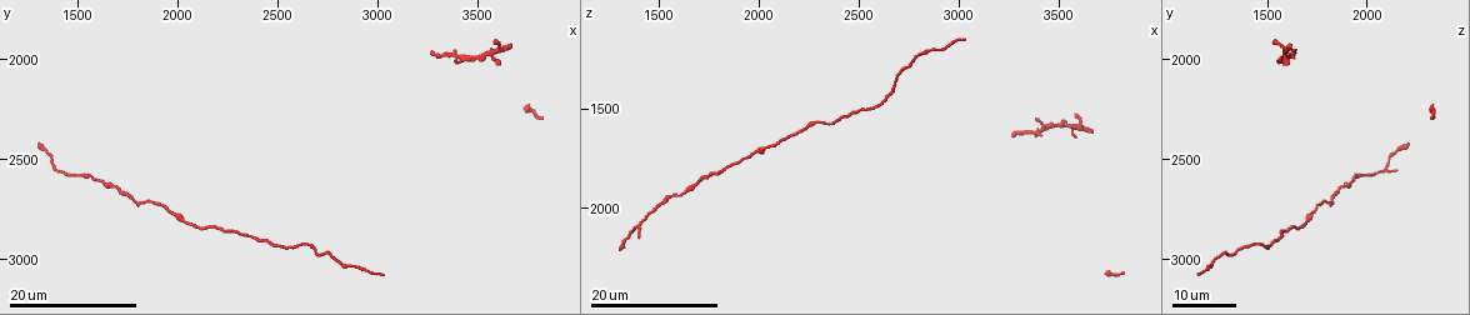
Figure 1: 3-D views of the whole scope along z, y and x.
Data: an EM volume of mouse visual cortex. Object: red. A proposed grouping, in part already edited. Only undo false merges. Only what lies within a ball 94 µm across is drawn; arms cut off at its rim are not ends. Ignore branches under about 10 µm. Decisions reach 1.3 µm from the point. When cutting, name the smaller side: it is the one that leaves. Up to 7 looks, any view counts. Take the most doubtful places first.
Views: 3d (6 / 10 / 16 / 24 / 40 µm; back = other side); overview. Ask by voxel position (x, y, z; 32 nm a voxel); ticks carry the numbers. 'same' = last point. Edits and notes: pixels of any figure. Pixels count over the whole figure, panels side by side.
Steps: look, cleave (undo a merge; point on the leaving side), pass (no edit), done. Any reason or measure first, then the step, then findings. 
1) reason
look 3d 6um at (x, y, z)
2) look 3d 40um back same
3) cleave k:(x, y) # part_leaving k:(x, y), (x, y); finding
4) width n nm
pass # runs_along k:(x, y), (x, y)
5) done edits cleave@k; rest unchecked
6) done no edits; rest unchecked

look 3d 24um at (2680, 2930, 1410)

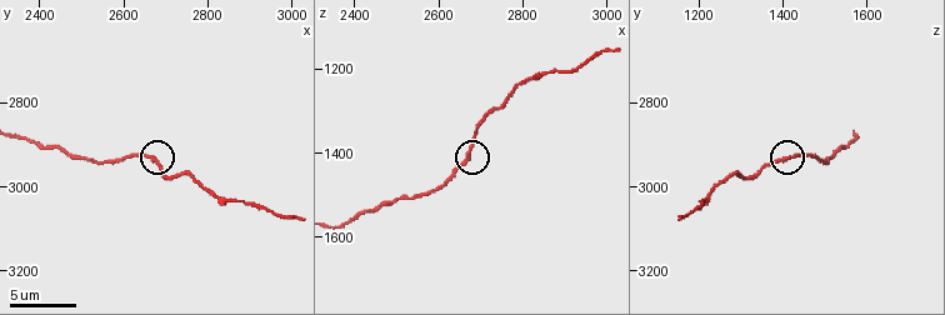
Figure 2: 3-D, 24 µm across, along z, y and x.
look 3d 6um at (2665, 2935, 1420)

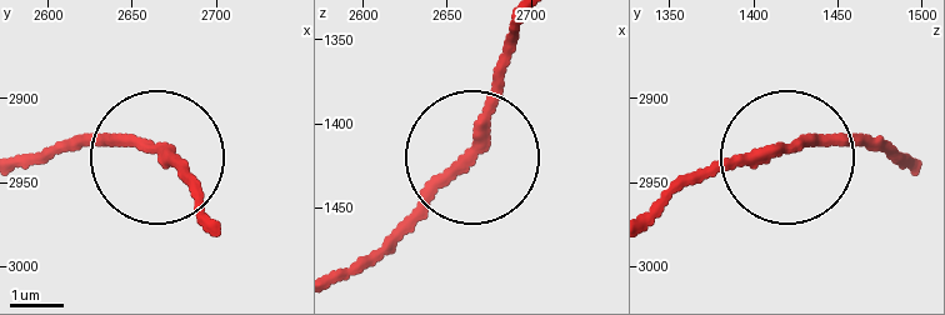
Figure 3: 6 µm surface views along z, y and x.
side_arm 51 um
pass # continuous, no second neuron

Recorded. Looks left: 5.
thick turns thin
look 3d 24um at (1960, 2770, 1710)

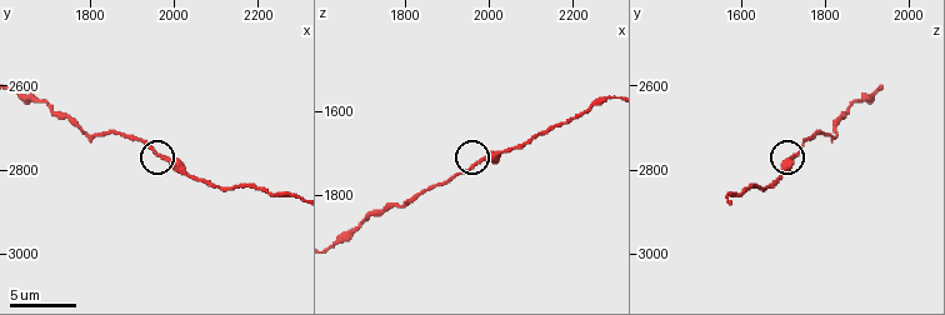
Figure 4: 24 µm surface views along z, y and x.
zoom in
look 3d 10um at (1970, 2775, 1720)

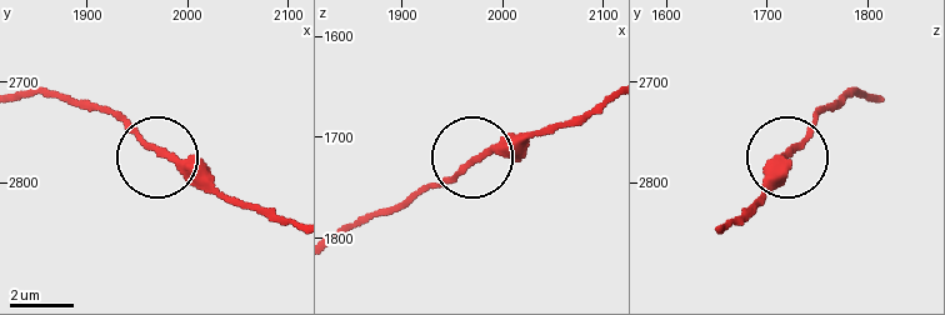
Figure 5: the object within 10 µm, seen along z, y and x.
pass # runs_along 5:(288, 219), (199, 189), (105, 109); continuous, no second neuron

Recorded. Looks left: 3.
sudden change in width
look 3d 24um at (1510, 2580, 1980)

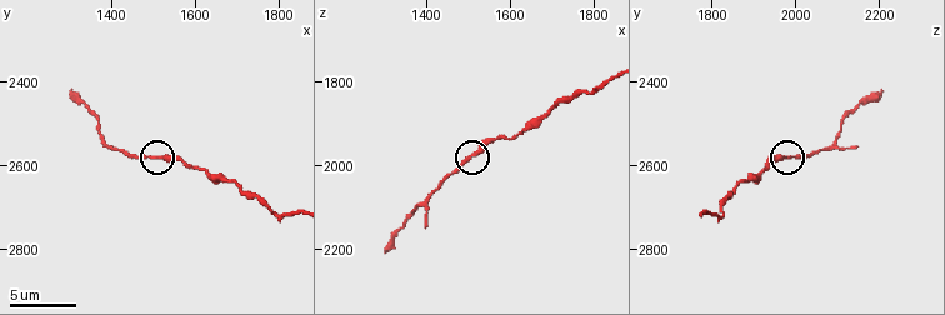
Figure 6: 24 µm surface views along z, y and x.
look 3d 6um at (1520, 2575, 1970)

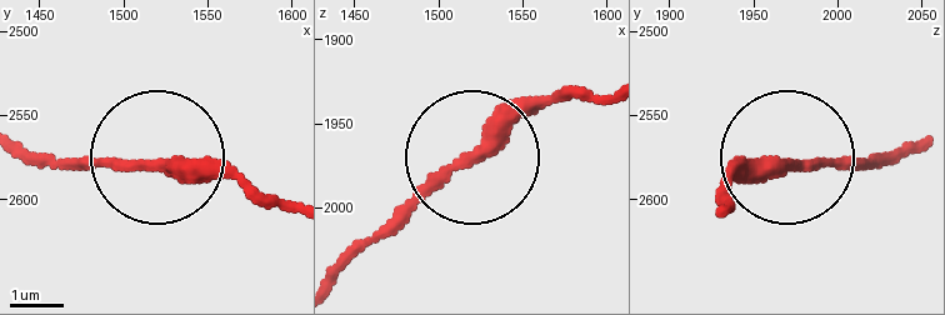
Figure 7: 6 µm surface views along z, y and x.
pass # runs_along 7:(600, 99), (519, 108), (363, 246); one neuron here

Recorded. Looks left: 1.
sudden change in width
look 3d 16um at (1635, 2615, 1910)

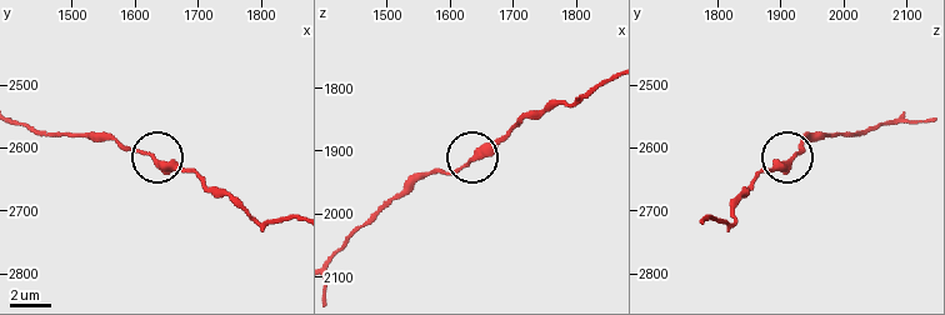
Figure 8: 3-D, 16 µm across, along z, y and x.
pass # runs_along 8:(294, 218), (254, 219), (193, 171), (104, 136); all the same neuron

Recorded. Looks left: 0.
done no edits; rest unchecked

